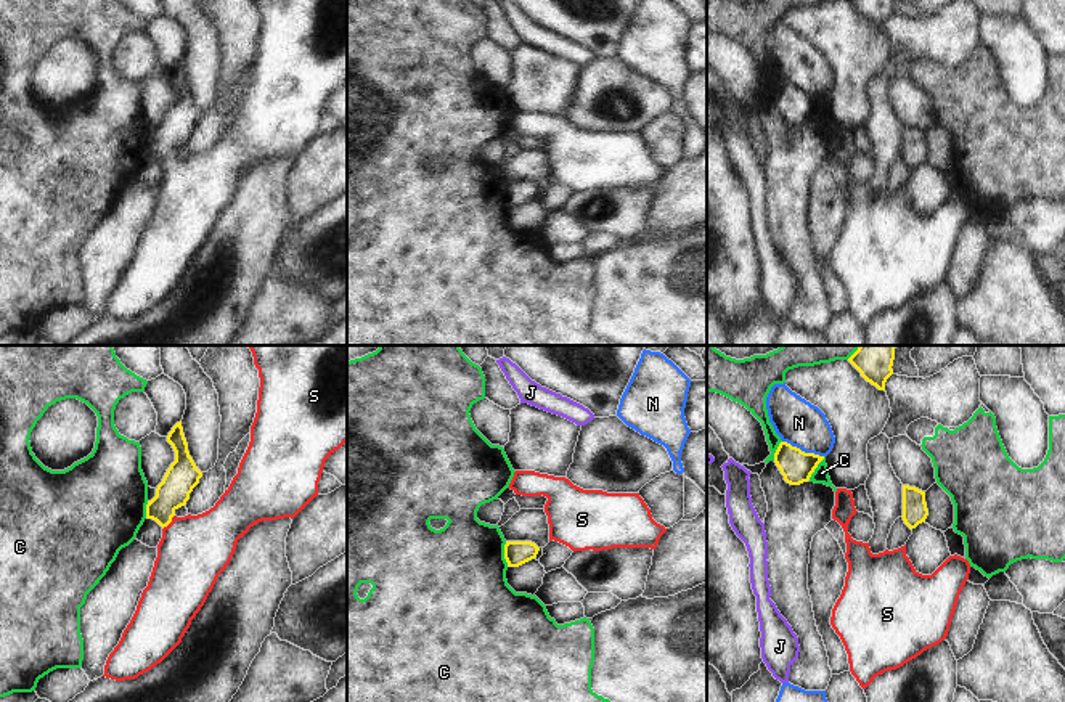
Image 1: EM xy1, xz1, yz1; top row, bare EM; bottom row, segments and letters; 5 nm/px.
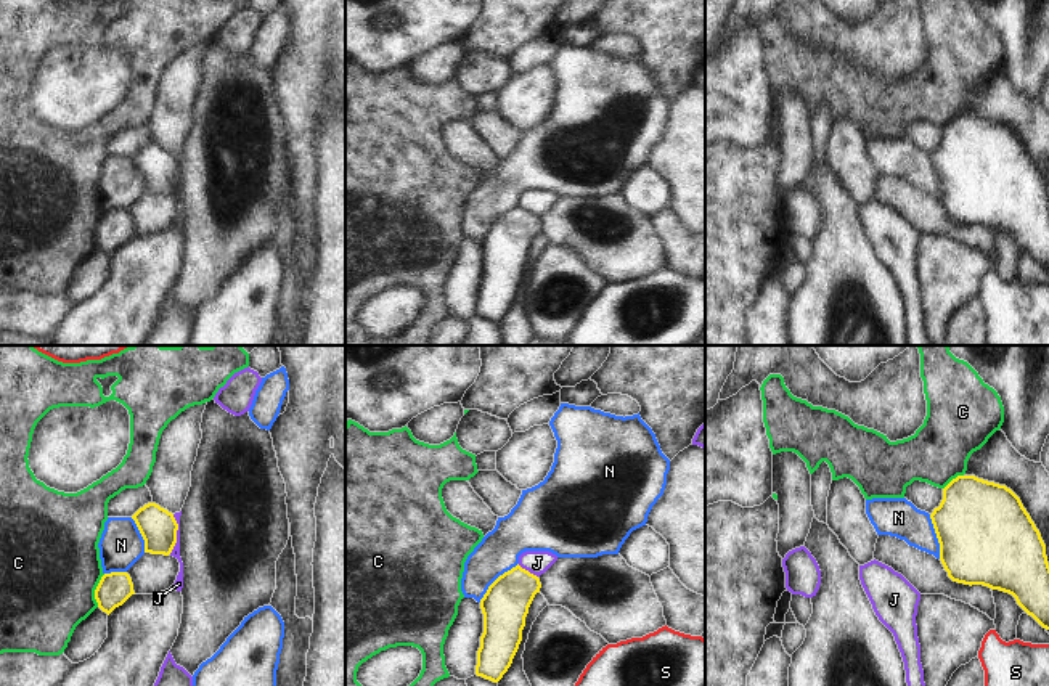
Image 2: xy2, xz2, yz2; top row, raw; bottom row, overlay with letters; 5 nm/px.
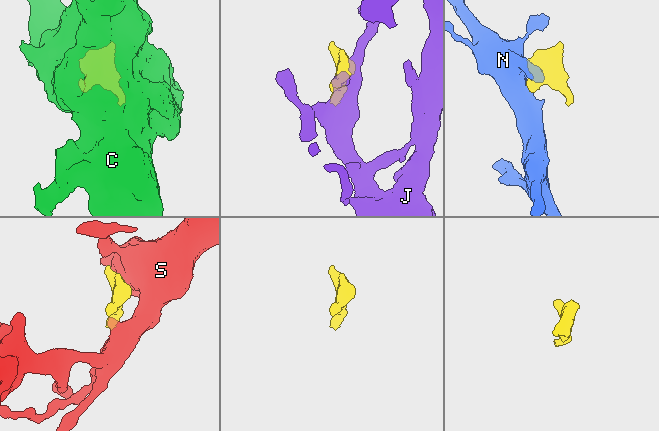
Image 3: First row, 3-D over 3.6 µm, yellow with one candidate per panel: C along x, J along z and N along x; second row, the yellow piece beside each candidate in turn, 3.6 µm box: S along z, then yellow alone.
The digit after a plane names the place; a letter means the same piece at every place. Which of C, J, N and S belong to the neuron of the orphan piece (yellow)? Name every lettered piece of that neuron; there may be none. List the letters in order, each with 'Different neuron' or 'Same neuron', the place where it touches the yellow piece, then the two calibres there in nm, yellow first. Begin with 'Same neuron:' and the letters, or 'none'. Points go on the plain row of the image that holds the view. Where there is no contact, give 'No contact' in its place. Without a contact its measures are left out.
Same neuron: S
C: Different neuron. Touches yellow at xy2 (95, 230). Thickness 170 nm (yellow) against 500 nm
J: Different neuron. Touches yellow at xy2 (175, 174). Thickness 190 nm (yellow) against 50 nm
N: Different neuron. Touches yellow at xz2 (495, 220). Thickness 240 nm (yellow) against 200 nm
S: Same neuron. Touches yellow at xy1 (169, 163). Thickness 160 nm (yellow) against 360 nm

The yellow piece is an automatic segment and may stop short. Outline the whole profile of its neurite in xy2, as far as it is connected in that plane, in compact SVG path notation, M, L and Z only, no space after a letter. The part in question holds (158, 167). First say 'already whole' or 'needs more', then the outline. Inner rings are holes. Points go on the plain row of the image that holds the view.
already whole; M148 143L140 148L132 159L145 180L145 193L164 196L172 193L178 170L172 153L156 143Z

